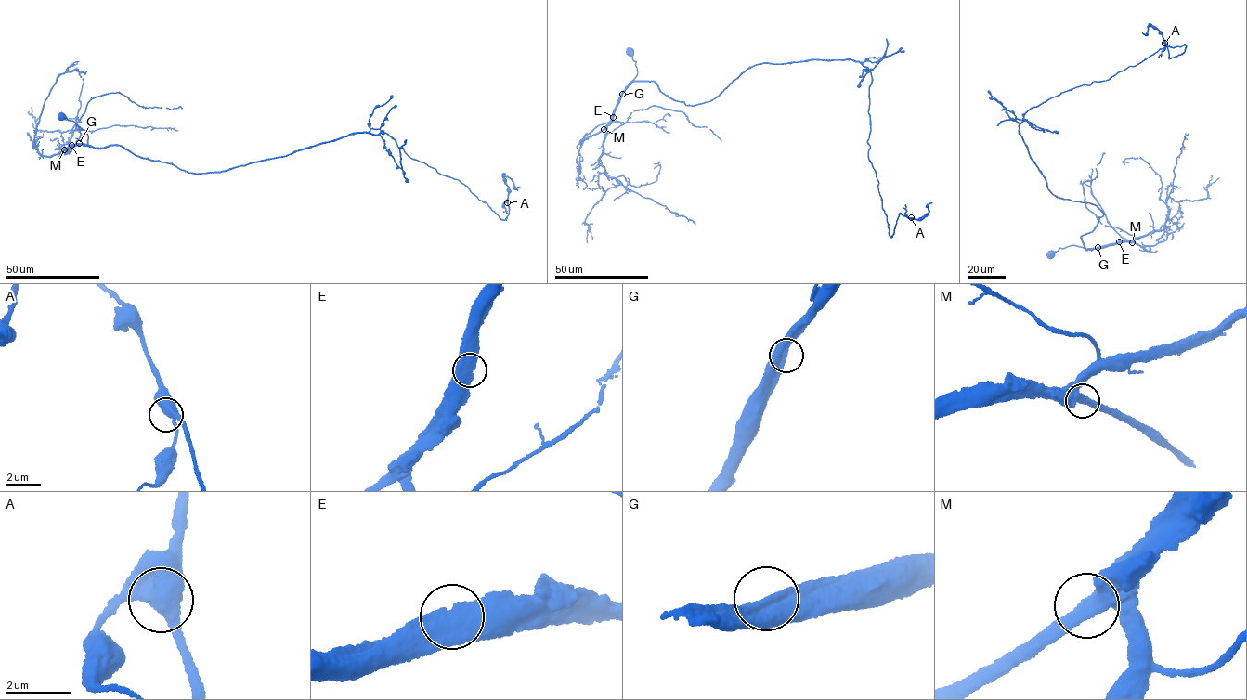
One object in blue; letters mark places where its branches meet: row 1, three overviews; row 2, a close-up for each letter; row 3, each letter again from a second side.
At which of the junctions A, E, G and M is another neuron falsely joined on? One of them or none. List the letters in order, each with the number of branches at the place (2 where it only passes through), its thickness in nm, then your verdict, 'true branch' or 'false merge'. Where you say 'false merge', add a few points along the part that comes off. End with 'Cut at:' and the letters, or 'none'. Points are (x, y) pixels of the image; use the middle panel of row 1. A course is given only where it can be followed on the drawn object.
A: branches 2; calibre 550 nm; true branch
E: branches 2; calibre 600 nm; true branch
G: branches 2; calibre 550 nm; true branch
M: branches 2; calibre 480 nm; true branch
Cut at: none

